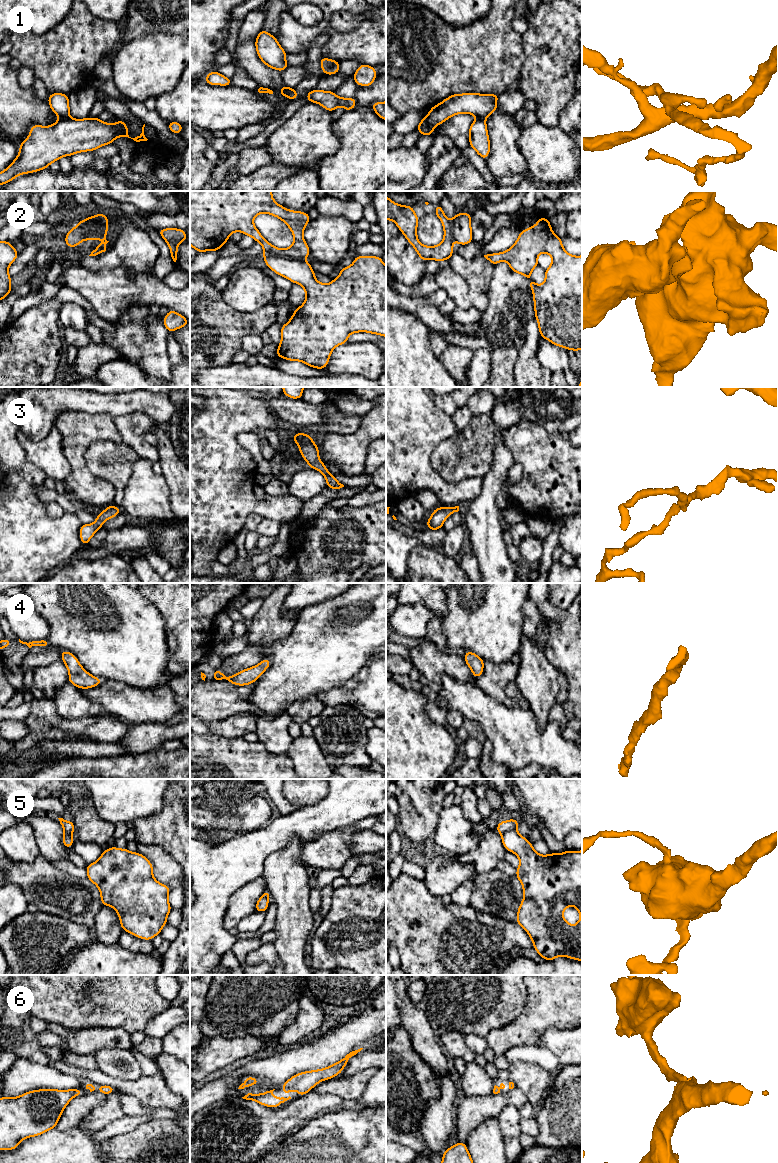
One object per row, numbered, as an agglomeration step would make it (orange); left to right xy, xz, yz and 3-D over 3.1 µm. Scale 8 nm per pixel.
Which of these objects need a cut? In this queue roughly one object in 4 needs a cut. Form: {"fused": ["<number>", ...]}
{"fused": ["1", "2", "5"]}

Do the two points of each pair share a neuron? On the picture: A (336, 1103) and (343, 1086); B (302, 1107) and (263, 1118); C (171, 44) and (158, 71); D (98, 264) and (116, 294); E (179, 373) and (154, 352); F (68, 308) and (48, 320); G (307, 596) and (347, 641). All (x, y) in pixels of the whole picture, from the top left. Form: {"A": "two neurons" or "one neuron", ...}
{"A": "two neurons", "B": "one neuron", "C": "one neuron", "D": "two neurons", "E": "two neurons", "F": "two neurons", "G": "two neurons"}

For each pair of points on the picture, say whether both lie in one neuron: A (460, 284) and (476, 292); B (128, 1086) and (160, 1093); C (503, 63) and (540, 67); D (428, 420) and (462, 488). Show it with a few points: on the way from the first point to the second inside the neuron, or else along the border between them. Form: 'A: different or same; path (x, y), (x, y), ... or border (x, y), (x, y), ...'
A: different; border (455, 271), (466, 281), (473, 305)
B: same; path (136, 1087), (152, 1091)
C: different; border (523, 42), (525, 60), (516, 79)
D: same; path (423, 442), (423, 469), (440, 486)

